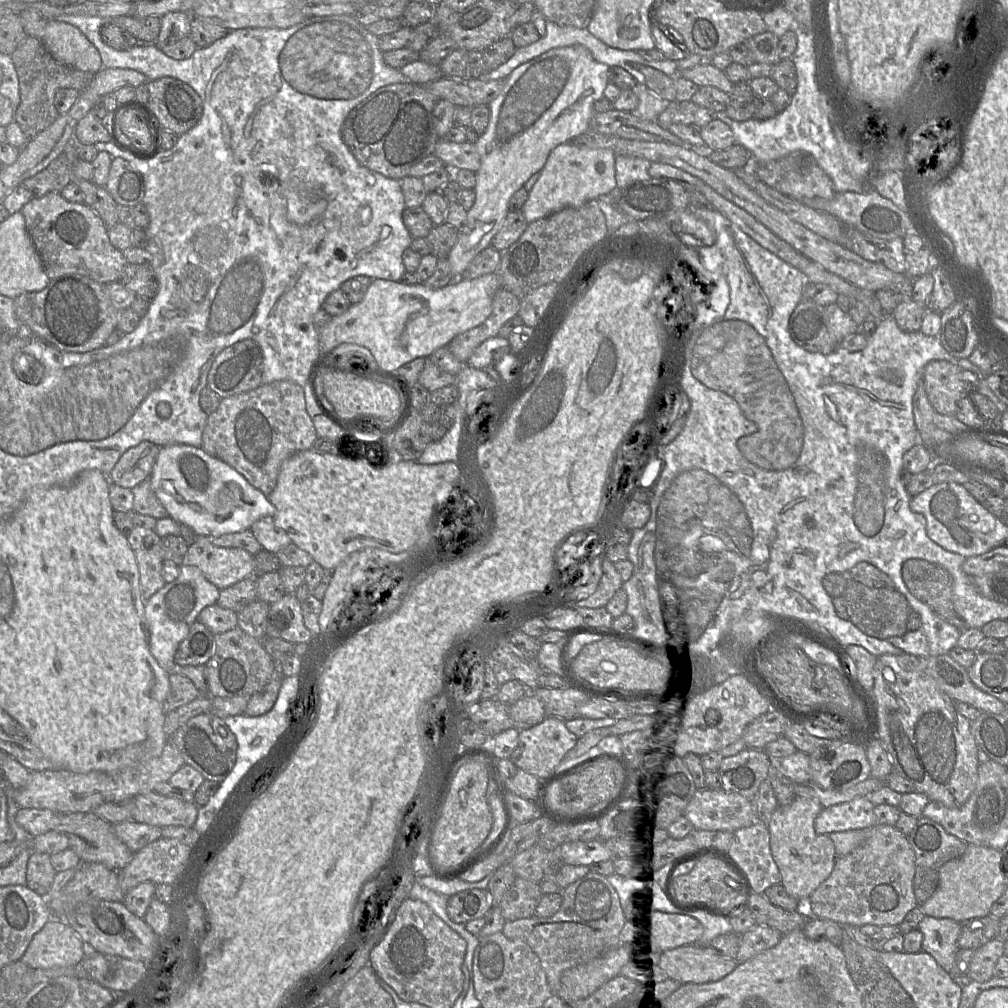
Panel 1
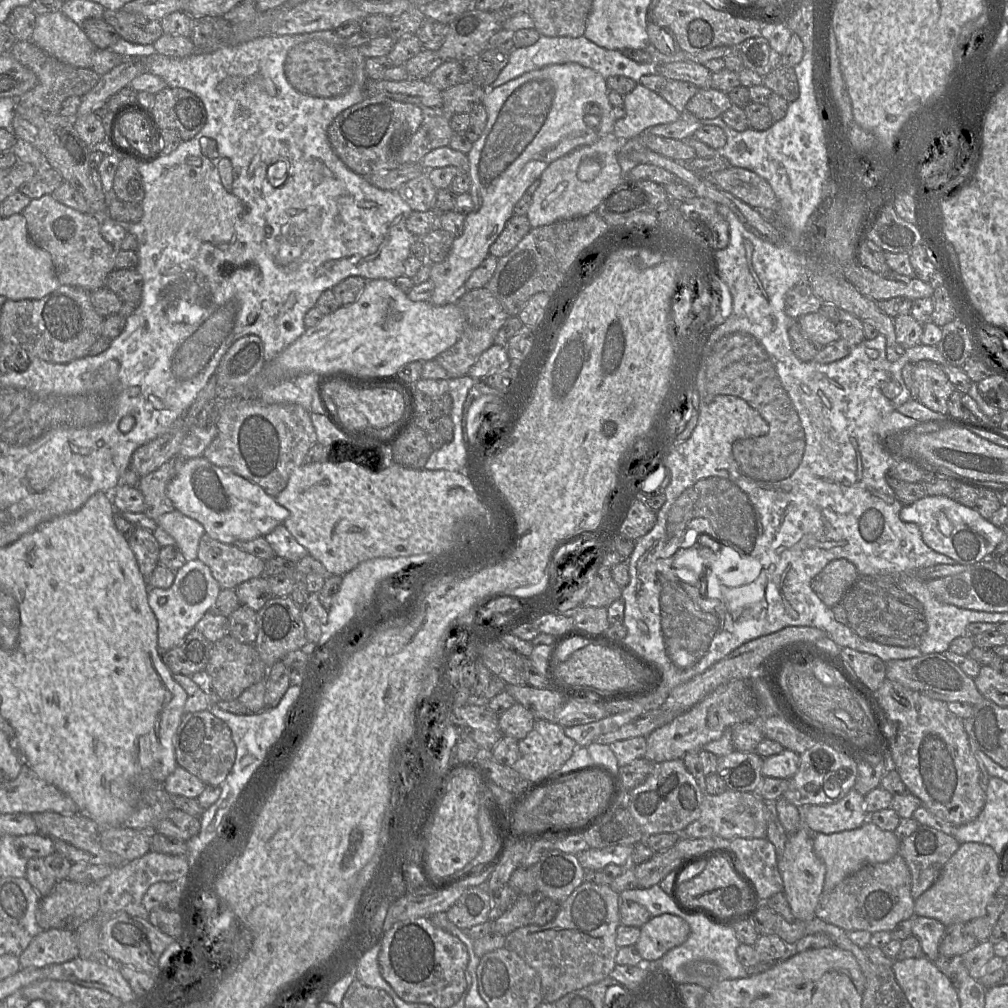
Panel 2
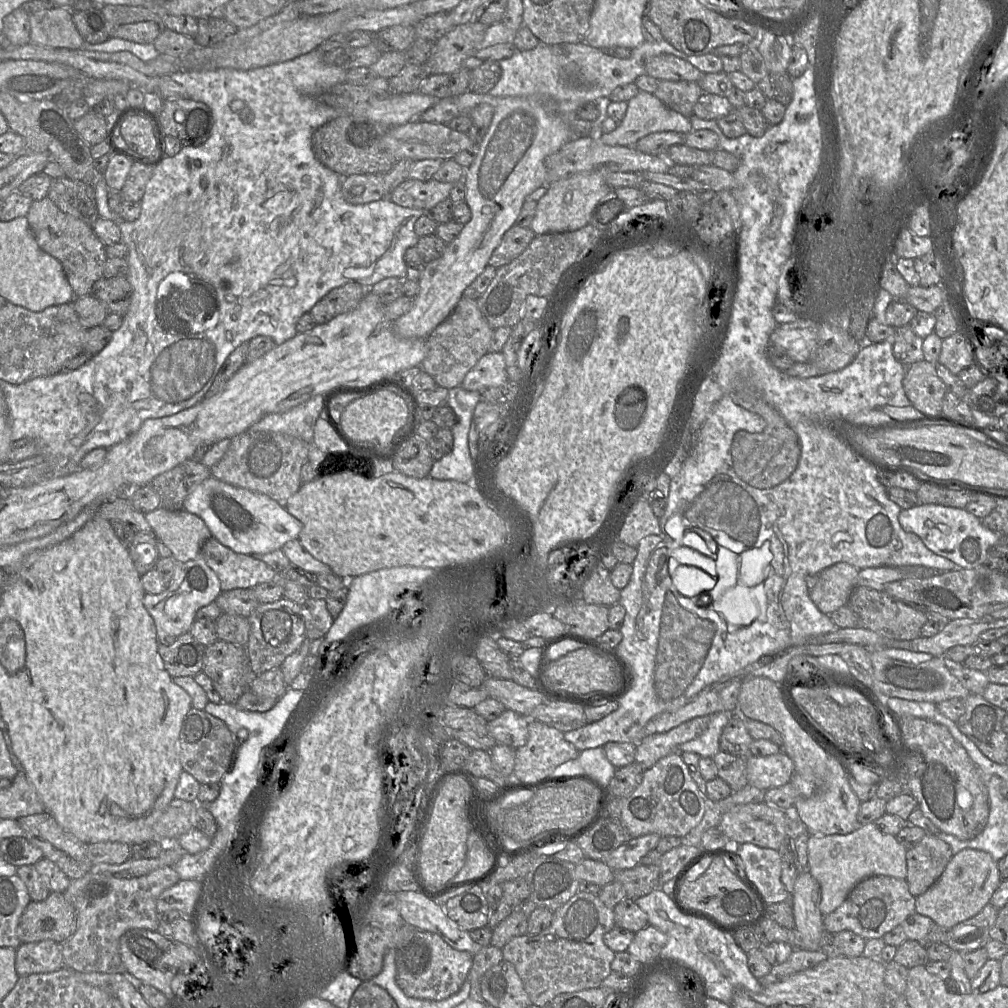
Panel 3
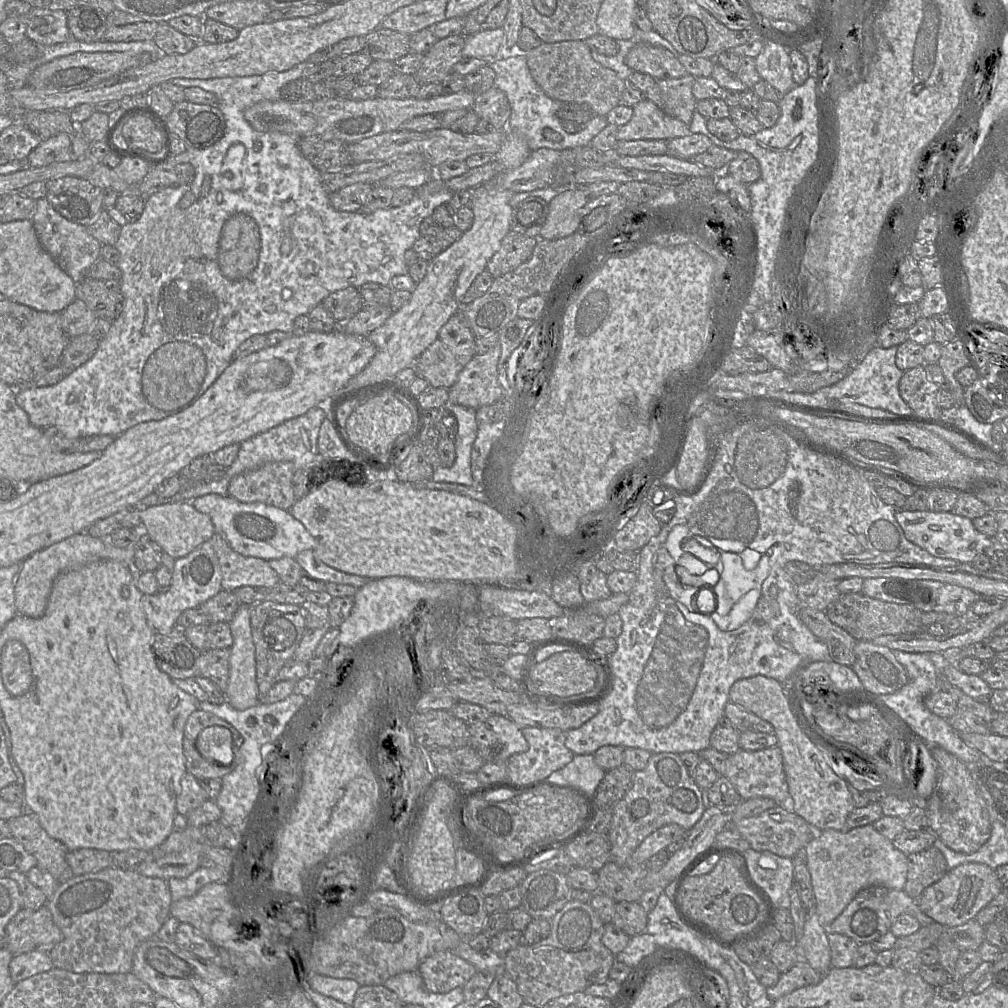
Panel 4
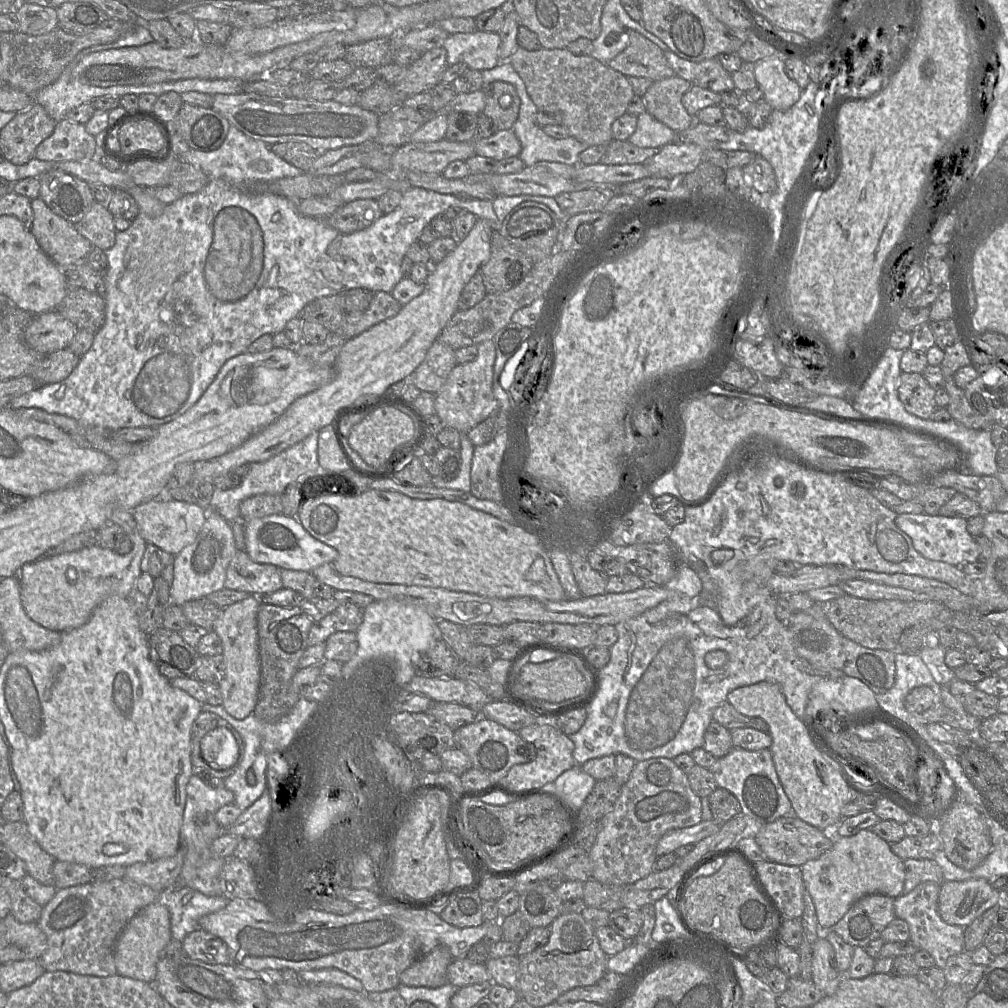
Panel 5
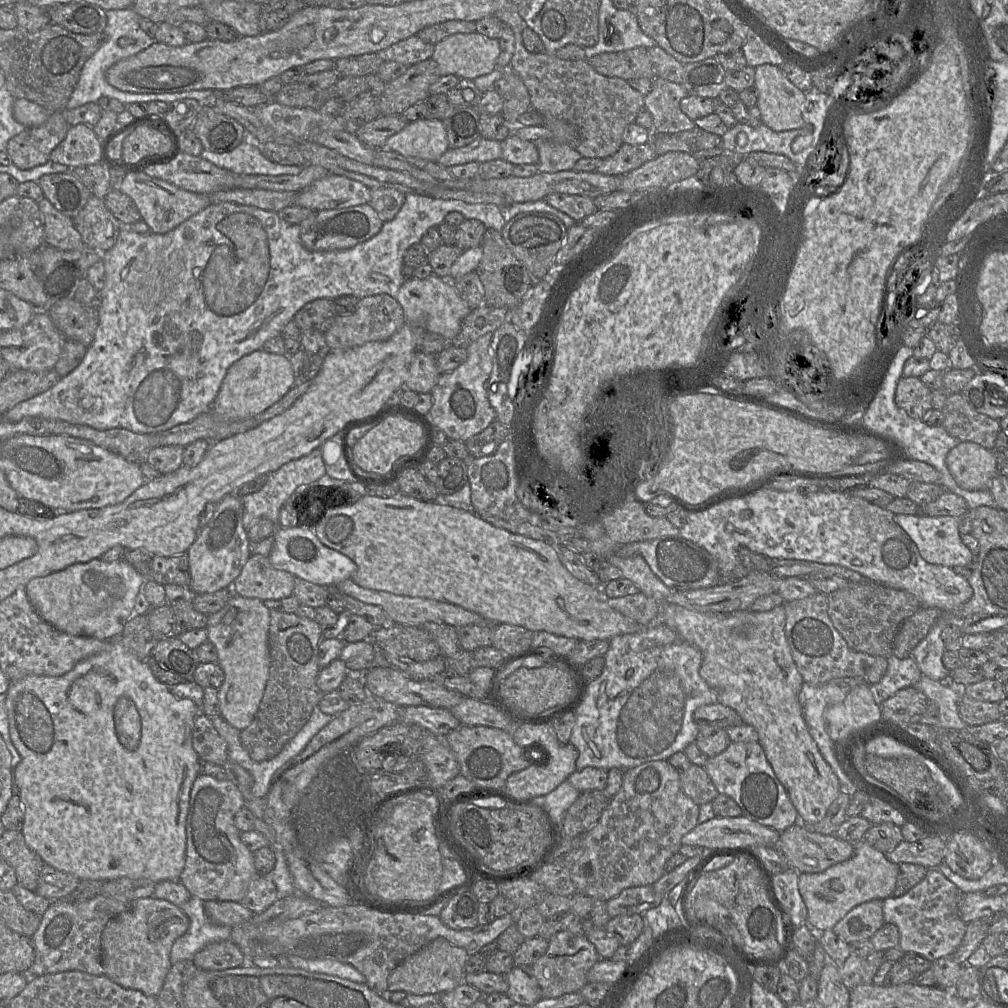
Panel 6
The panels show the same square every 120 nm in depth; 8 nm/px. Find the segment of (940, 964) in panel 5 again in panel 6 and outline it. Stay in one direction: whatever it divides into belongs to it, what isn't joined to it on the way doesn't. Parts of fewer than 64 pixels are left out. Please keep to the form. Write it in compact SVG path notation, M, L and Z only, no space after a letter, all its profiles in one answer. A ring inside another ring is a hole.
M928 869L925 877L900 897L883 900L885 923L897 926L899 947L904 953L916 953L929 961L951 956L961 943L966 925L959 915L962 893L938 869Z

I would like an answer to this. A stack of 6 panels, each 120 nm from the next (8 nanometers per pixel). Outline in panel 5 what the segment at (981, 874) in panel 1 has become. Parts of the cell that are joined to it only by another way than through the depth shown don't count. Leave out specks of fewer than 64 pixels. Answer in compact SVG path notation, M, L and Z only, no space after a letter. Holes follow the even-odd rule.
M986 879L944 881L939 890L938 913L946 923L965 928L1002 900L1003 895Z

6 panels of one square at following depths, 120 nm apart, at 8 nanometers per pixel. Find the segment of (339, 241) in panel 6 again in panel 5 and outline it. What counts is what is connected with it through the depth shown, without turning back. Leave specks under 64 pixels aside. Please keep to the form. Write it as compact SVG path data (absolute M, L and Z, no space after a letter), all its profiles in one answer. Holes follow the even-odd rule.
M358 199L342 205L325 220L340 233L351 234L371 226L382 215L377 200Z

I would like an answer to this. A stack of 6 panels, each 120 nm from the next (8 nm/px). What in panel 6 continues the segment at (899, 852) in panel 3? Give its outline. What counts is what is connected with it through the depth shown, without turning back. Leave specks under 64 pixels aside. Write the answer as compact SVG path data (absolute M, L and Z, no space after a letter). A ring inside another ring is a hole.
M861 840L854 843L854 853L848 860L820 873L800 873L798 889L807 907L807 923L814 931L831 930L854 907L892 896L898 866L889 861L884 853Z

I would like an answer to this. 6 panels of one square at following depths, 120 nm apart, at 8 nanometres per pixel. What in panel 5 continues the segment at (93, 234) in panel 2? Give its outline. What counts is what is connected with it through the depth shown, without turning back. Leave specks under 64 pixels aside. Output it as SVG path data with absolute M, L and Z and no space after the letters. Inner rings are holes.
M40 197L31 200L31 205L34 215L31 233L49 258L58 267L86 261L88 255L95 247L77 231L75 225L55 214Z

